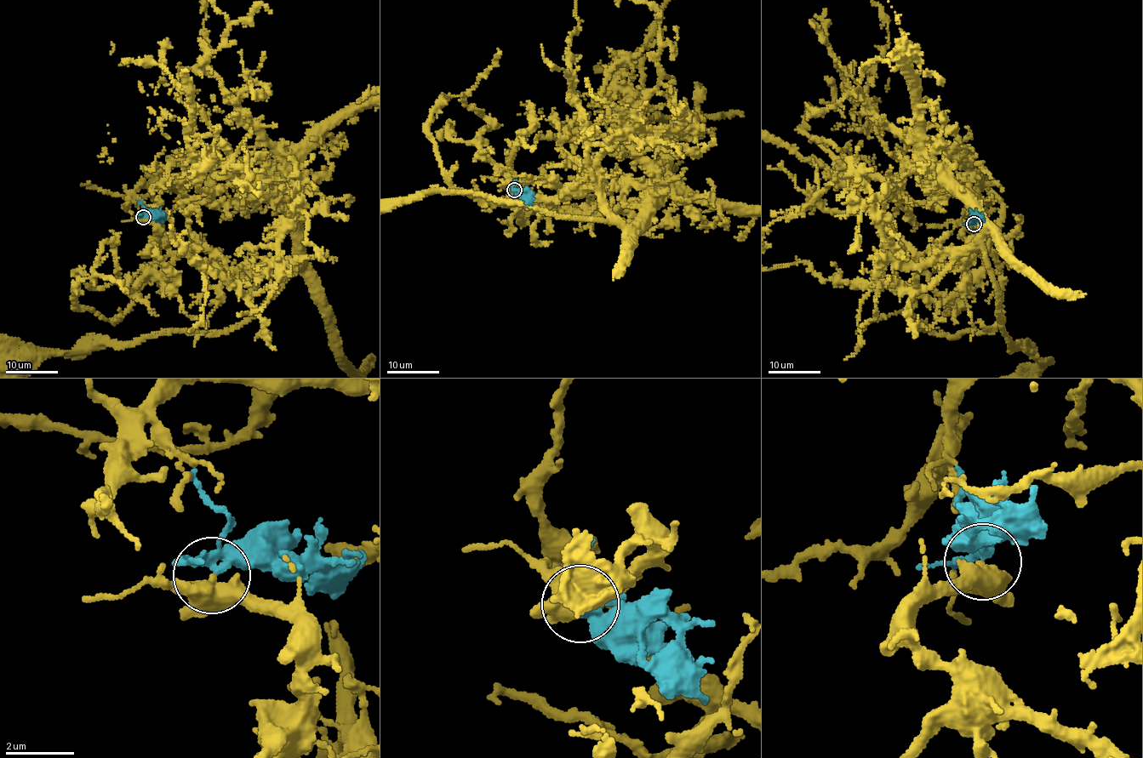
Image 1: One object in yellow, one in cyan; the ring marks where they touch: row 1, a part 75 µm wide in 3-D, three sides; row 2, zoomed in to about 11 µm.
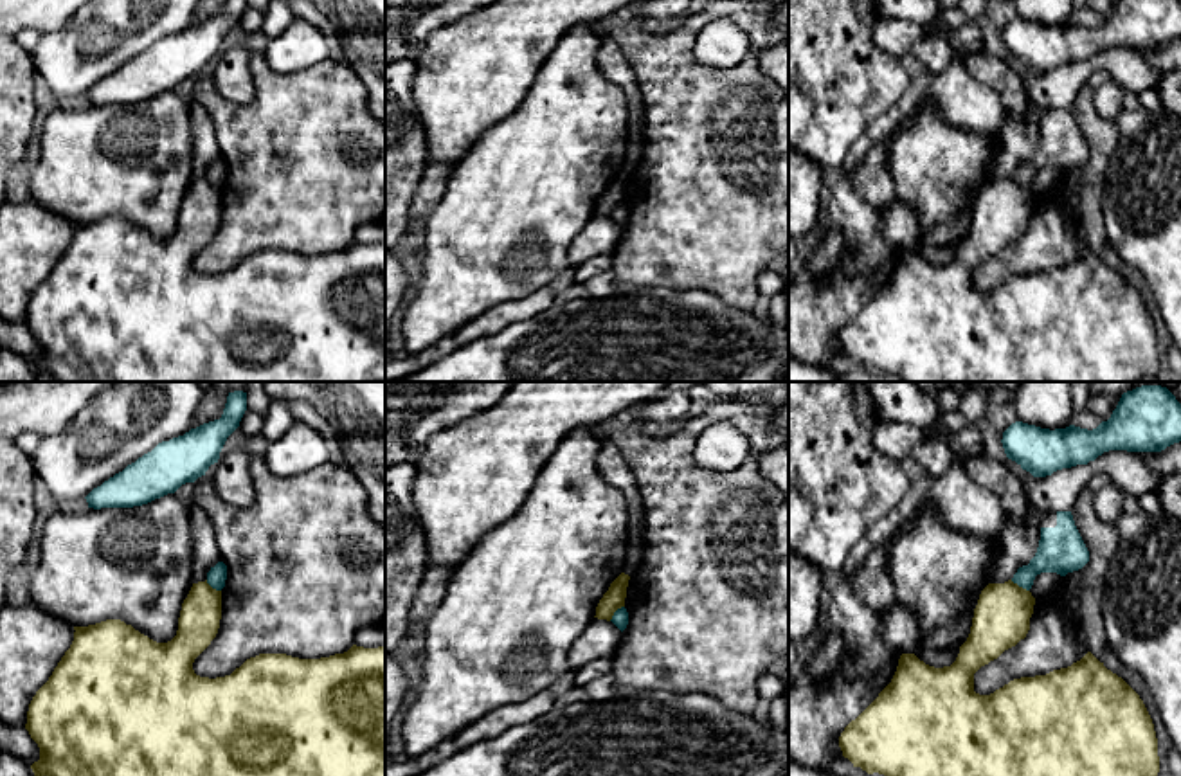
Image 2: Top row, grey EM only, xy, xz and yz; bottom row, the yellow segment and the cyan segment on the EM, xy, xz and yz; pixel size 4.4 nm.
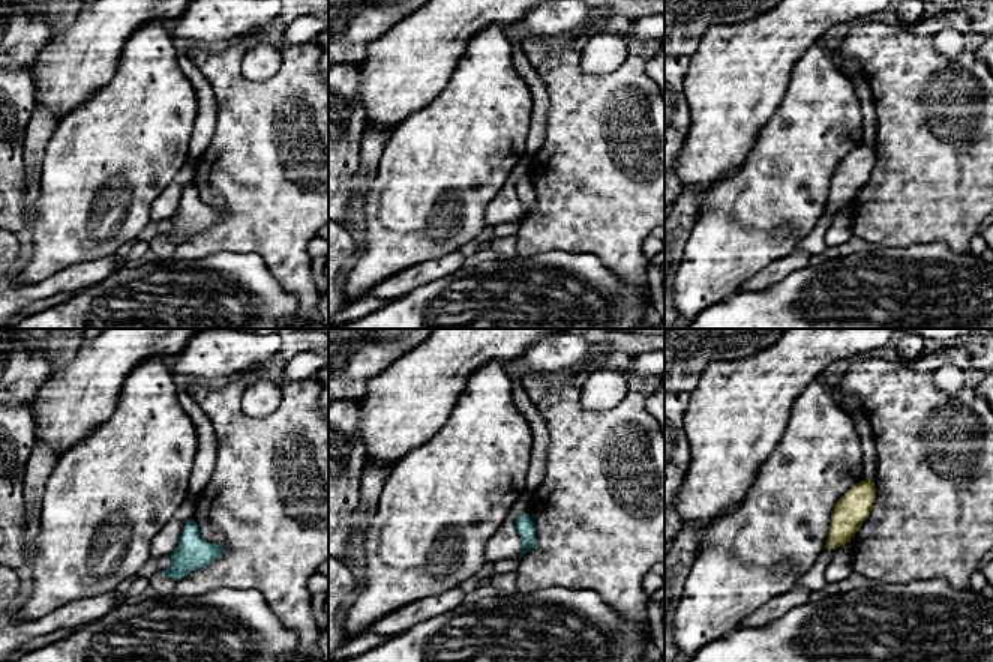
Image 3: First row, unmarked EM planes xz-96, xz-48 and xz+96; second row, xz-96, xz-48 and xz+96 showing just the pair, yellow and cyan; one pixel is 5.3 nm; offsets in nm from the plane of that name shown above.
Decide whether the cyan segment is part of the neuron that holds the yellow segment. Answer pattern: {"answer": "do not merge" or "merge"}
{"answer": "do not merge"}

